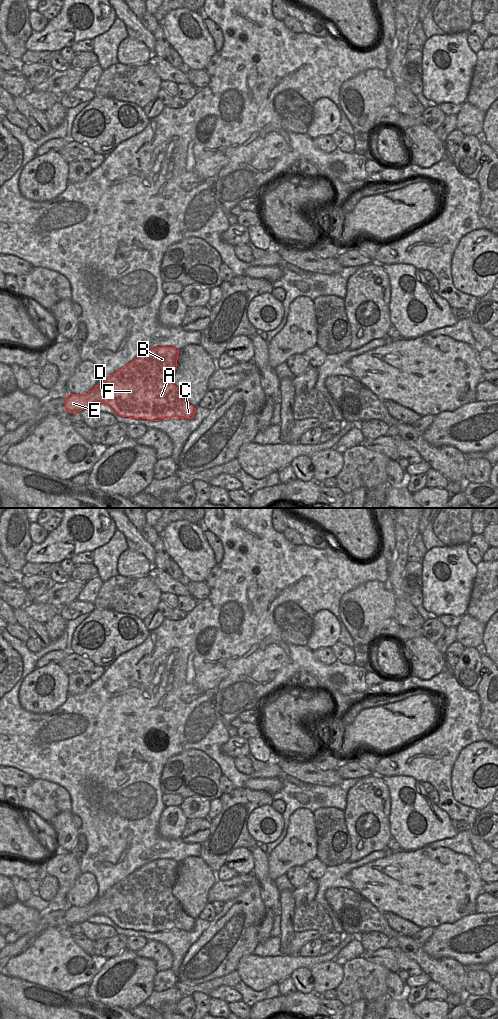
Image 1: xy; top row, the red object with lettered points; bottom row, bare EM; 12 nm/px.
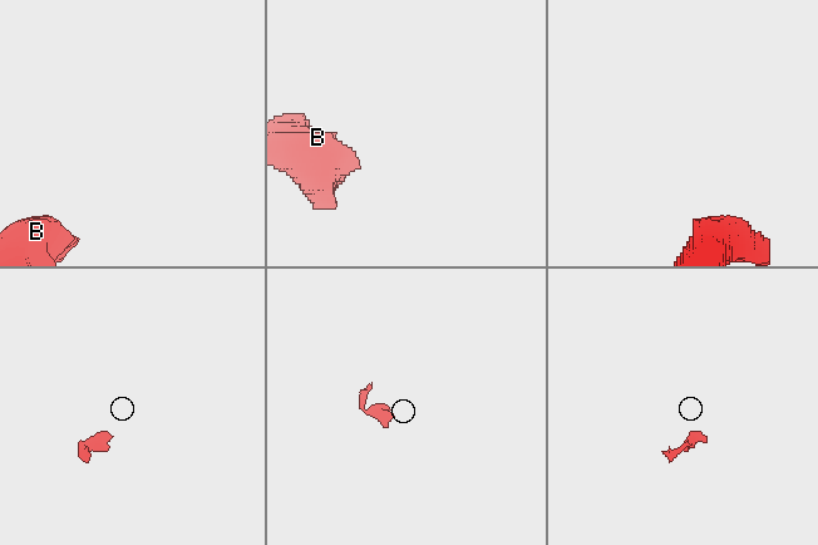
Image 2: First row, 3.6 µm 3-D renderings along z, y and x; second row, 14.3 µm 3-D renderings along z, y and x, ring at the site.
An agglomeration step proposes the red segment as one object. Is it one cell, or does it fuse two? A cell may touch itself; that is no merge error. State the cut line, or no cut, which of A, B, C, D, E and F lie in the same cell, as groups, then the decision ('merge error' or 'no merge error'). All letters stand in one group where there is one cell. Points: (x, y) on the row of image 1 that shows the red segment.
cut xy (81, 395), (88, 405); groups A B C D F / E; merge error

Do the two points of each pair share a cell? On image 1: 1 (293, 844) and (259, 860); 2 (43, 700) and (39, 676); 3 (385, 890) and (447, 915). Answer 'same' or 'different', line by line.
1: different
2: same
3: same

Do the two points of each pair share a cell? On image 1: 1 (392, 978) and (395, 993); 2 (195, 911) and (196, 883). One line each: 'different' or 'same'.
1: same
2: same

